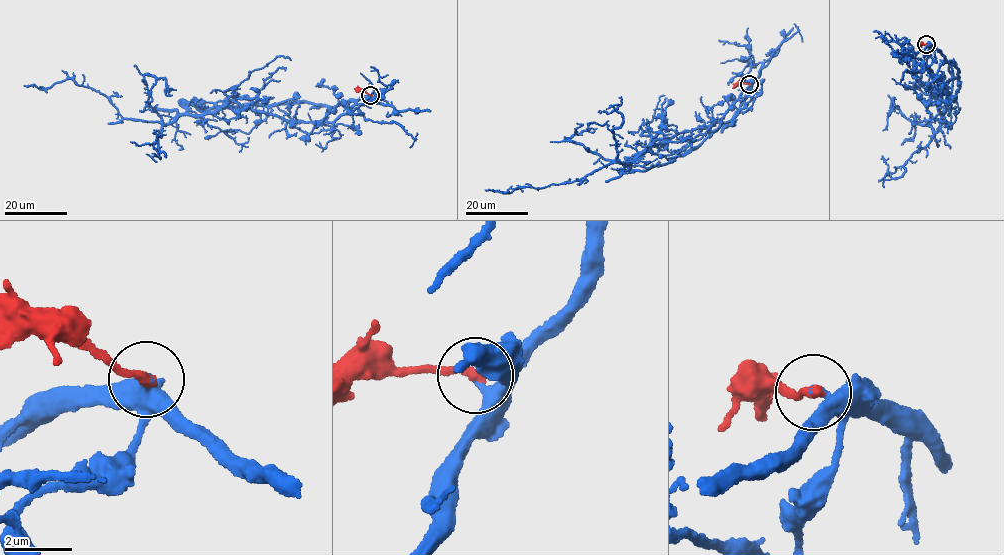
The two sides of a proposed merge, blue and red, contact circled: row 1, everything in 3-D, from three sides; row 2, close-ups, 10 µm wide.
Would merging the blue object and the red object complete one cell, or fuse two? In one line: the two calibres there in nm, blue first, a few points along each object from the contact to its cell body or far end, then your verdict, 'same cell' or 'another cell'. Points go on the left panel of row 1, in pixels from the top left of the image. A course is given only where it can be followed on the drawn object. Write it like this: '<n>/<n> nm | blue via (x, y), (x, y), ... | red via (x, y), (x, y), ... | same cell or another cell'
240/280 nm | blue via (371, 95), (332, 107), (222, 105), (163, 124), (125, 119), (107, 97), (71, 79), (24, 85) | red via (371, 95), (354, 88) | same cell

